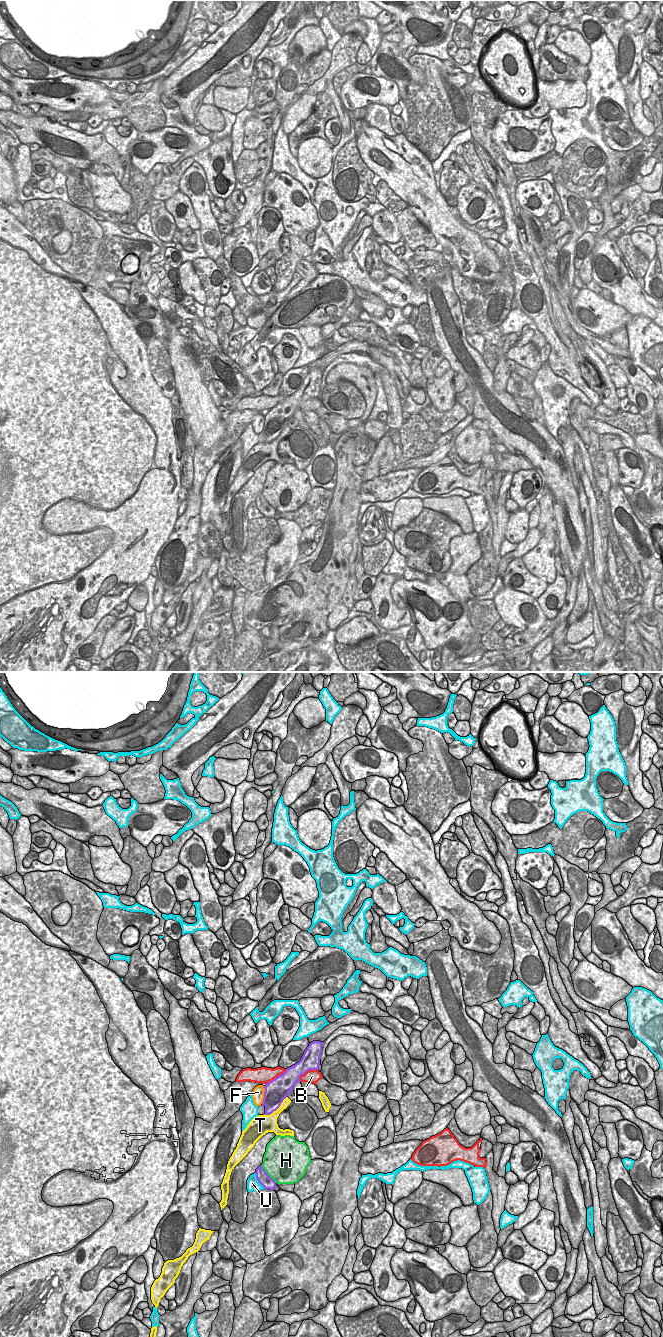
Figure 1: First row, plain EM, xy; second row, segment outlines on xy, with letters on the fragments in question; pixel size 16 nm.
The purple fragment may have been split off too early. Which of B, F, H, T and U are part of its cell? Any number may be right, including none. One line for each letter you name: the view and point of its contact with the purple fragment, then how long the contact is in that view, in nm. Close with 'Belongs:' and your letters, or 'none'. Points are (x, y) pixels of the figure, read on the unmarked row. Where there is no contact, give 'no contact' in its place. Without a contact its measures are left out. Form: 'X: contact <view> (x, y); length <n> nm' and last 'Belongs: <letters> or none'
Belongs: none

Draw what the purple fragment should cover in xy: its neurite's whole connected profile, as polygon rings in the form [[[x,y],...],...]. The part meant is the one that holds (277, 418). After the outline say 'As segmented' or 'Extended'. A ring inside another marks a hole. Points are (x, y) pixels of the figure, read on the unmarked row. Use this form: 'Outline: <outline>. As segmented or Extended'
Outline: [[[313,369],[305,378],[301,388],[295,393],[286,397],[286,399],[266,411],[264,414],[264,427],[262,433],[265,434],[265,443],[270,443],[276,439],[283,428],[297,410],[300,410],[300,404],[309,398],[318,398],[322,374],[324,370]]]. As segmented

